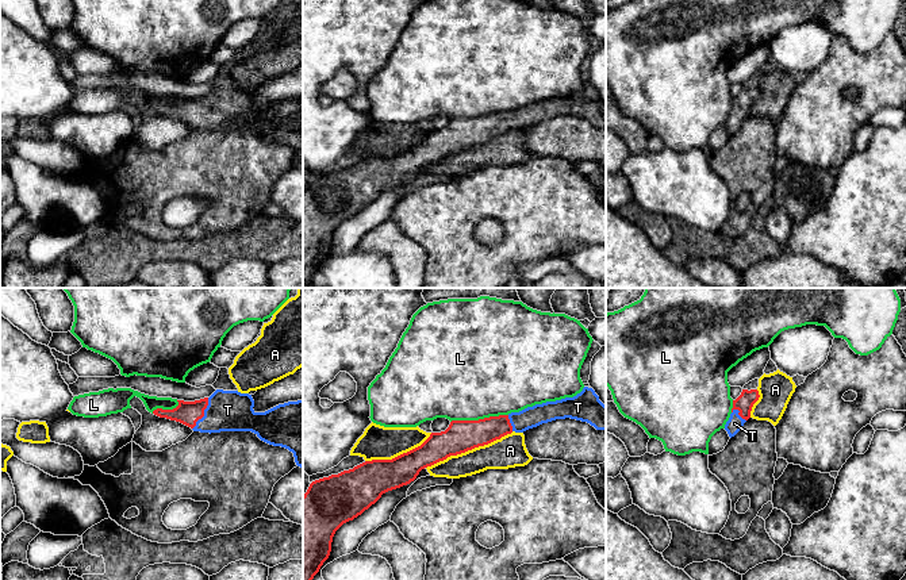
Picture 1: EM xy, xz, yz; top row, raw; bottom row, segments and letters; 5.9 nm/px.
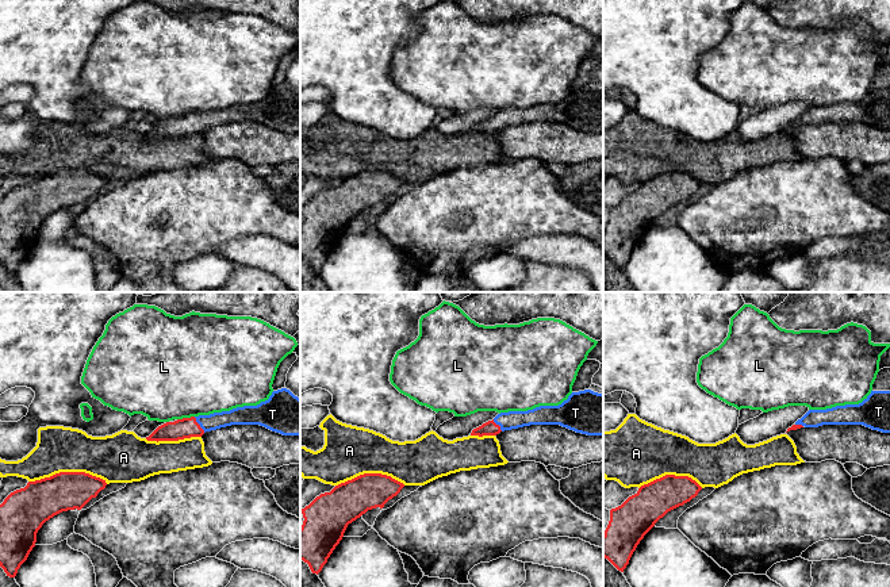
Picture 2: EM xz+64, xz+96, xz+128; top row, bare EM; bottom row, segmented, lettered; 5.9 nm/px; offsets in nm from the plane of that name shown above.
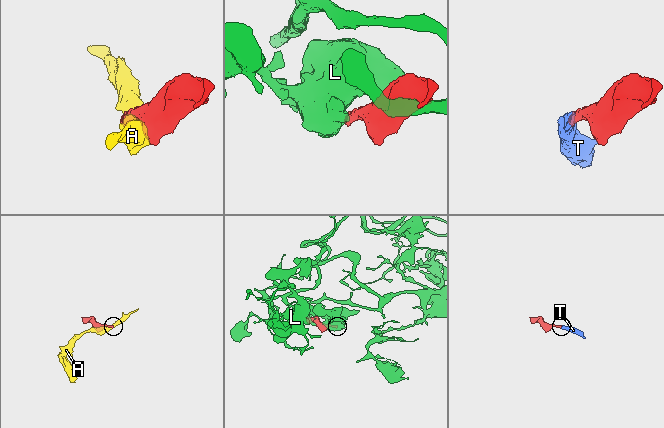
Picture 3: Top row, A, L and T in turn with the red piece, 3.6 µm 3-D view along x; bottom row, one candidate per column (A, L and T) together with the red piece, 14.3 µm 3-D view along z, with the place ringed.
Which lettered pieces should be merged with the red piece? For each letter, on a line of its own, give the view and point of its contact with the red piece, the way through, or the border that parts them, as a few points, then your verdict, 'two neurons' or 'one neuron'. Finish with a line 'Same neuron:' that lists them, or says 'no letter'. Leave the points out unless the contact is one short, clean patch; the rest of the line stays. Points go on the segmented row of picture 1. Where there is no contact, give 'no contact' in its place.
A: meets red in xz at (469, 449); two neurons
L: meets red in xz at (479, 419); two neurons
T: meets red in xy at (203, 414); runs through xy (188, 413), (203, 414), (217, 414), (227, 410); one neuron
Same neuron: T

